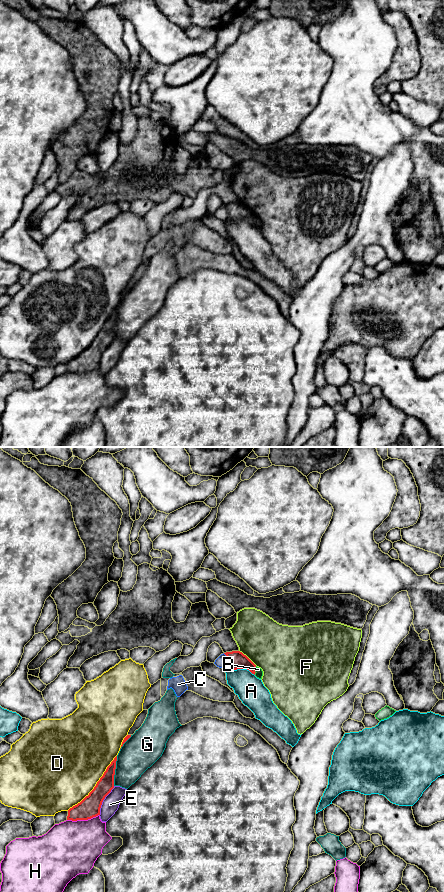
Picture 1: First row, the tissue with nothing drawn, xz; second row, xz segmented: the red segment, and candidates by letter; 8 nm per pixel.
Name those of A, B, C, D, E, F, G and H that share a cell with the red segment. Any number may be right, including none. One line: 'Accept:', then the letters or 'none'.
Accept: none

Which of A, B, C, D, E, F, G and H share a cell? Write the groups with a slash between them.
A / B / C / D / E / F / G / H

